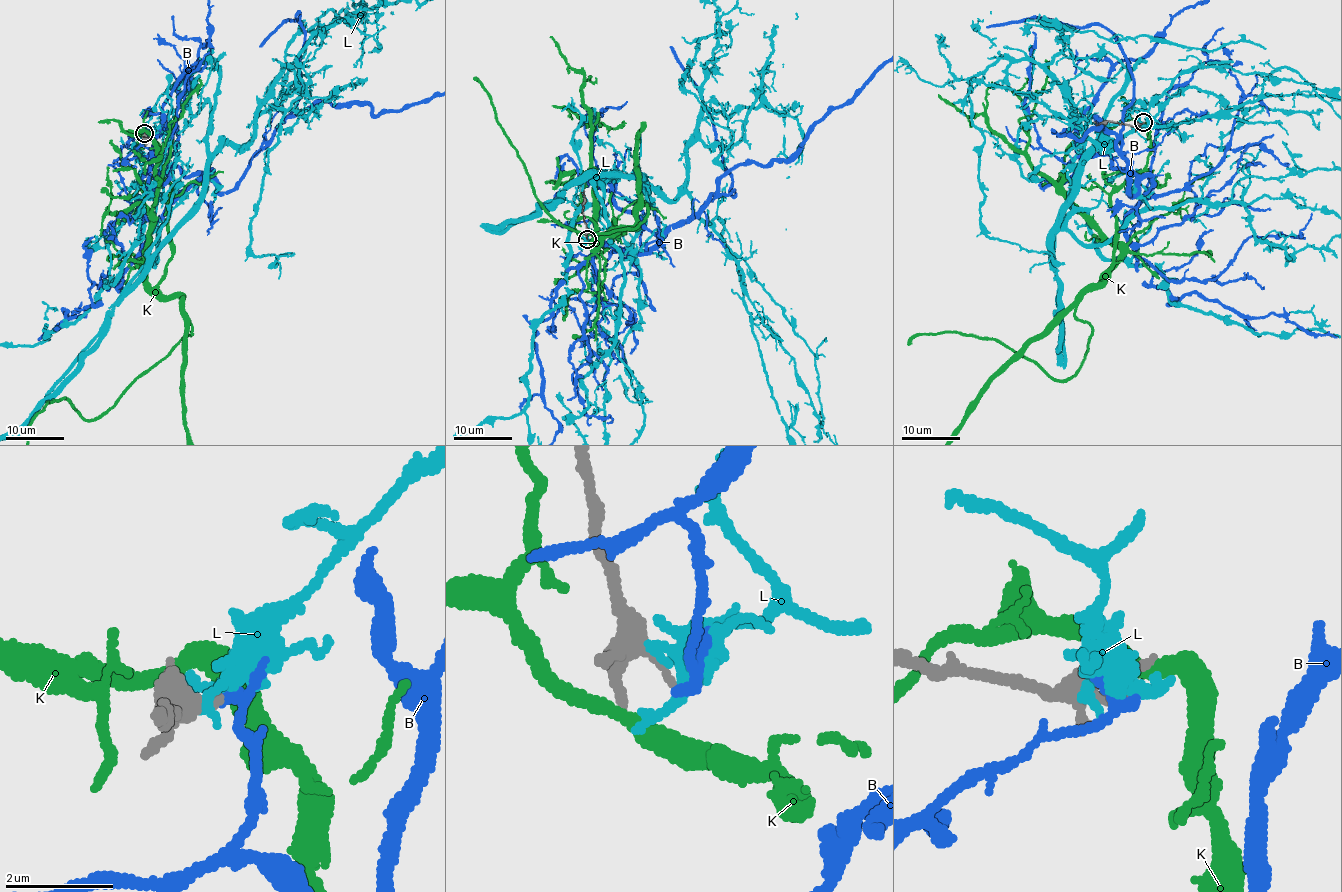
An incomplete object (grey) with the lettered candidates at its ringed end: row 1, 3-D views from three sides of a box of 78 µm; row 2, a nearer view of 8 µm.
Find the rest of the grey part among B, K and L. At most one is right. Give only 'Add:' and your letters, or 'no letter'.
Add: no letter

